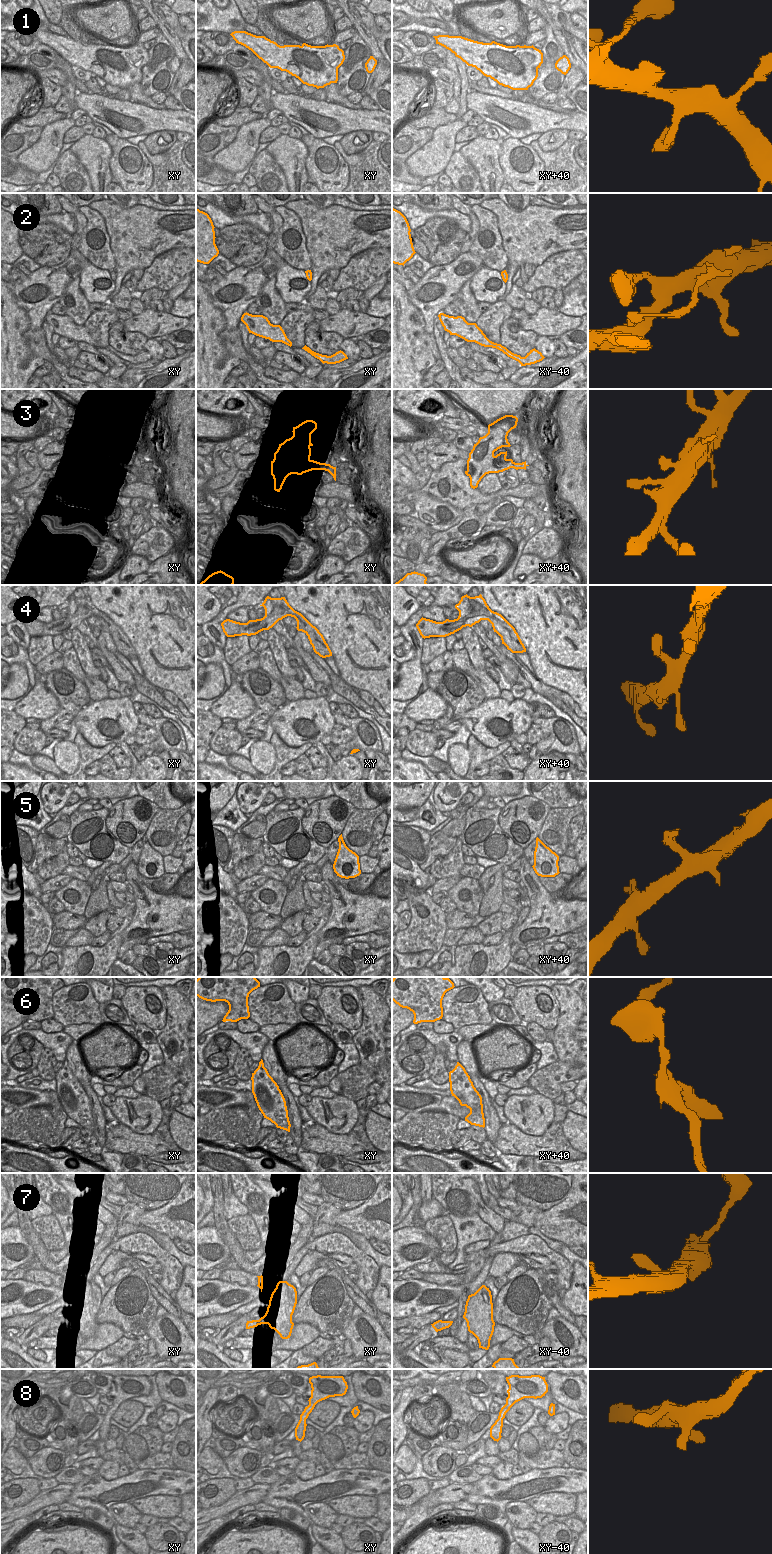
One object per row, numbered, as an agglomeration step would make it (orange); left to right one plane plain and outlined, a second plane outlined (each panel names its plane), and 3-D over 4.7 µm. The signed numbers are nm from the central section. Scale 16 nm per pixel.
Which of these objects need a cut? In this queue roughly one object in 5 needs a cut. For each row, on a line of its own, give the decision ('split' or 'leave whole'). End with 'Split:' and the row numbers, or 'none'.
1: leave whole
2: leave whole
3: leave whole
4: leave whole
5: leave whole
6: leave whole
7: leave whole
8: leave whole
Split: none

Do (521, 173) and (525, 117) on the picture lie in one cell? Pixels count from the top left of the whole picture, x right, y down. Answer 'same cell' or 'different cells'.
different cells

